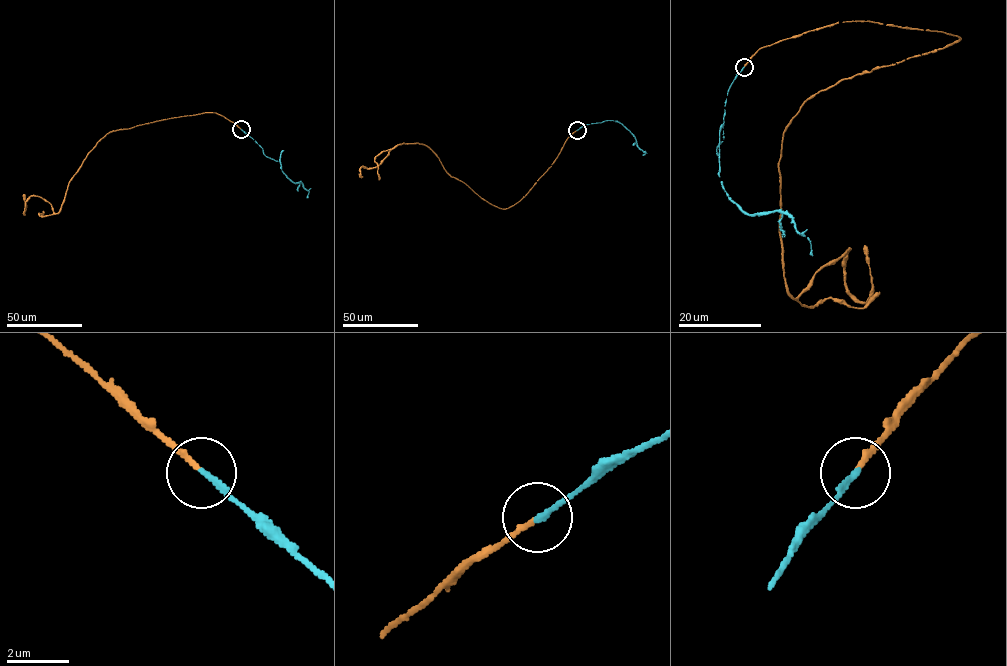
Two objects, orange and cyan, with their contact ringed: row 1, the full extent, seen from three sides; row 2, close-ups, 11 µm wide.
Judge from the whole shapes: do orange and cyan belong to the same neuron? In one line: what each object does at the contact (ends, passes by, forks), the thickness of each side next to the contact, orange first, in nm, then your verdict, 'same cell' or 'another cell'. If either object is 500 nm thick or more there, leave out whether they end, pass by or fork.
orange ends there; cyan ends there; 160 nm thick on the orange side, 190 nm on the other; same cell

